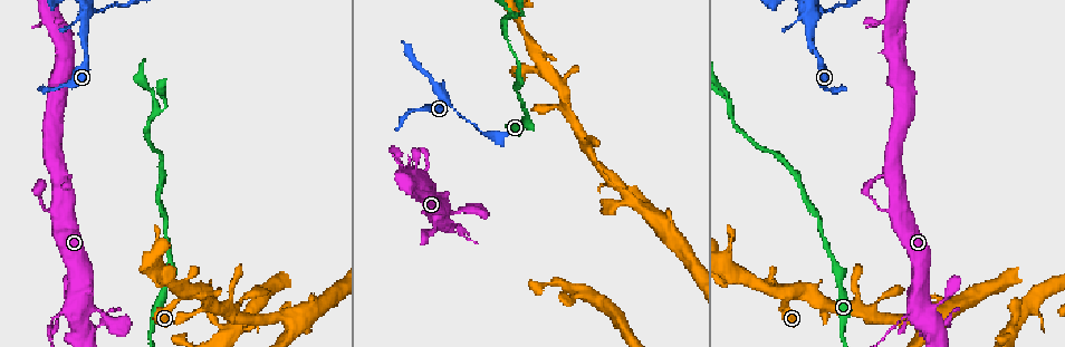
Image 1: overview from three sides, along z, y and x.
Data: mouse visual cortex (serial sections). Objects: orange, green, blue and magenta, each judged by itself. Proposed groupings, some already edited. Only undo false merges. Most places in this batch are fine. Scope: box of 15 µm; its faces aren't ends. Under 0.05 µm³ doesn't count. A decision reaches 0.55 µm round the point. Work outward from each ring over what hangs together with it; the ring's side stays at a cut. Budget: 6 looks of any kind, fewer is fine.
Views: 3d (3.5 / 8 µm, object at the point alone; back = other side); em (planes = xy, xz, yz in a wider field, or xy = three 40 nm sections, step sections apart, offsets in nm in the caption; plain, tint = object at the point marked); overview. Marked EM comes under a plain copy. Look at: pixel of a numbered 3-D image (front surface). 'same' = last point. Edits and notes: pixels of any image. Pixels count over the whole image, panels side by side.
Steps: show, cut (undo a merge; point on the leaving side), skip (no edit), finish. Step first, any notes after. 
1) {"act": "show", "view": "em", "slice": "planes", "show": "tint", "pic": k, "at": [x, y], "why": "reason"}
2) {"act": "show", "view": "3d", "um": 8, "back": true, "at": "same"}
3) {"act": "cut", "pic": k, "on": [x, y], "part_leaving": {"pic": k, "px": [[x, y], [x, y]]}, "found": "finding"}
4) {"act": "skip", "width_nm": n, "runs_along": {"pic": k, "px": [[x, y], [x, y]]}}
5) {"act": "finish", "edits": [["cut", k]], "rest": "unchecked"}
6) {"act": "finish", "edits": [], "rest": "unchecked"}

{"act": "show", "view": "3d", "um": 8, "pic": 1, "at": [154, 109], "why": "branch point"}

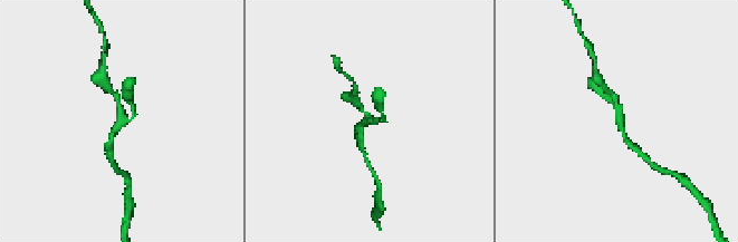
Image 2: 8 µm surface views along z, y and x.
{"act": "show", "view": "3d", "um": 3.5, "back": true, "pic": 2, "at": [618, 122], "why": "zoom in"}

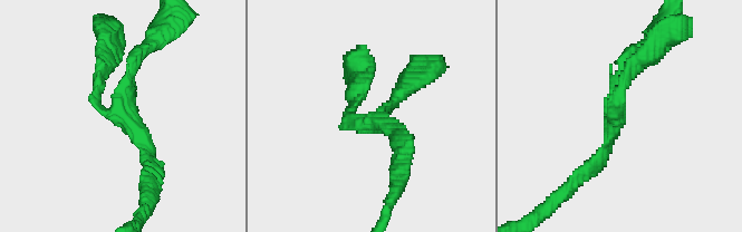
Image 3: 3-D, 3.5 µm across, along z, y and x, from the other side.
{"act": "show", "view": "em", "slice": "xy", "step": 3, "show": "tint", "pic": 3, "at": [125, 113]}

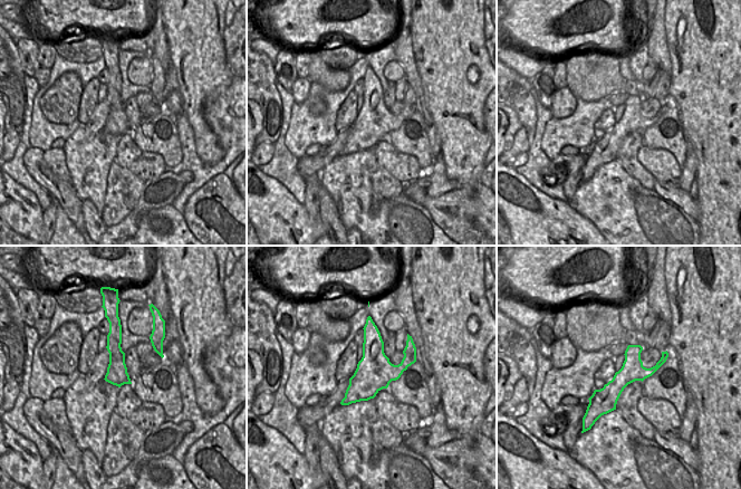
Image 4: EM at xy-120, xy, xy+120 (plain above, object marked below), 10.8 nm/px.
{"act": "skip", "runs_along": {"pic": 3, "px": [[587, 172], [610, 138], [624, 63], [636, 49]]}, "found": "all the same cell"}

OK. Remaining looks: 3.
{"act": "show", "view": "3d", "um": 3.5, "back": true, "pic": 1, "at": [524, 28], "why": "side arm on a straight run"}

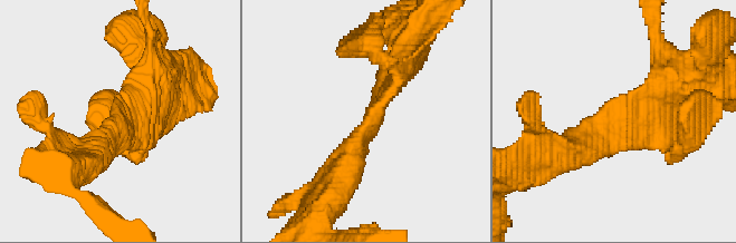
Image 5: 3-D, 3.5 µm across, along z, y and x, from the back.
{"act": "show", "view": "em", "slice": "xy", "step": 1, "show": "tint", "pic": 5, "at": [119, 131]}

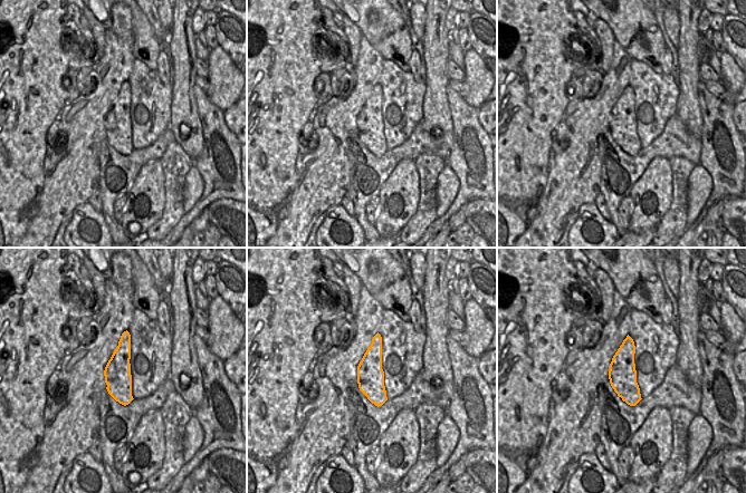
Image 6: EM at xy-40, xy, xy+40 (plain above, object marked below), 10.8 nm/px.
{"act": "skip", "runs_along": {"pic": 5, "px": [[554, 158], [646, 114], [660, 89]]}, "found": "continuous, no second cell"}

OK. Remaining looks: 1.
{"act": "finish", "edits": [], "rest": "unchecked"}

